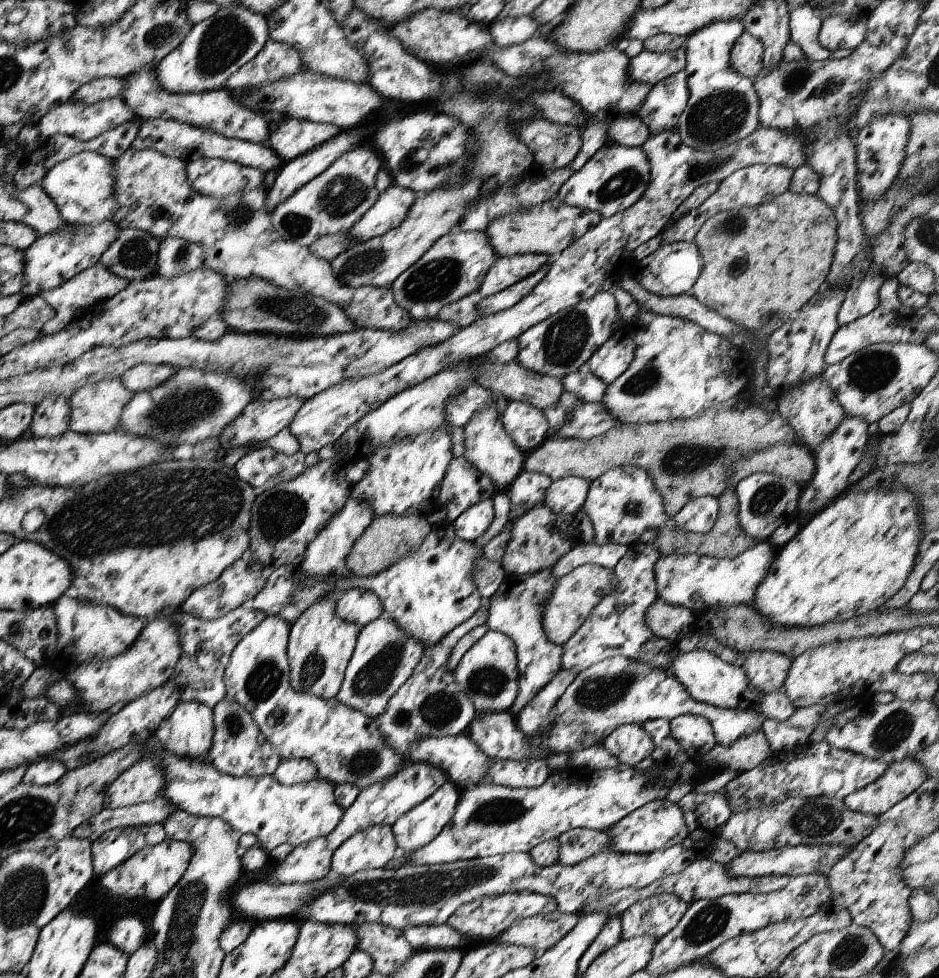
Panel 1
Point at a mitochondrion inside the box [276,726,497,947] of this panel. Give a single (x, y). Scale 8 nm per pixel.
(364, 762)

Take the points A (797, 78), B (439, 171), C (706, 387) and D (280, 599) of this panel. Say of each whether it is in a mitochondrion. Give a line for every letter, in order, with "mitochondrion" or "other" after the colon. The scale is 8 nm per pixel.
A: mitochondrion
B: mitochondrion
C: other
D: other

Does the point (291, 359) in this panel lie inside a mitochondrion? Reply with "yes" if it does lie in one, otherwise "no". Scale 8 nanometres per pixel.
yes

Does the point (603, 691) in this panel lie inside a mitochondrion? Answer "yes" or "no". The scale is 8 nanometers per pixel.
yes

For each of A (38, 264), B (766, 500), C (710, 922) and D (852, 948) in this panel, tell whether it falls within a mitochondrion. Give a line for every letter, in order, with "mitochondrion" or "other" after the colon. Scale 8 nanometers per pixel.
A: other
B: mitochondrion
C: mitochondrion
D: mitochondrion

